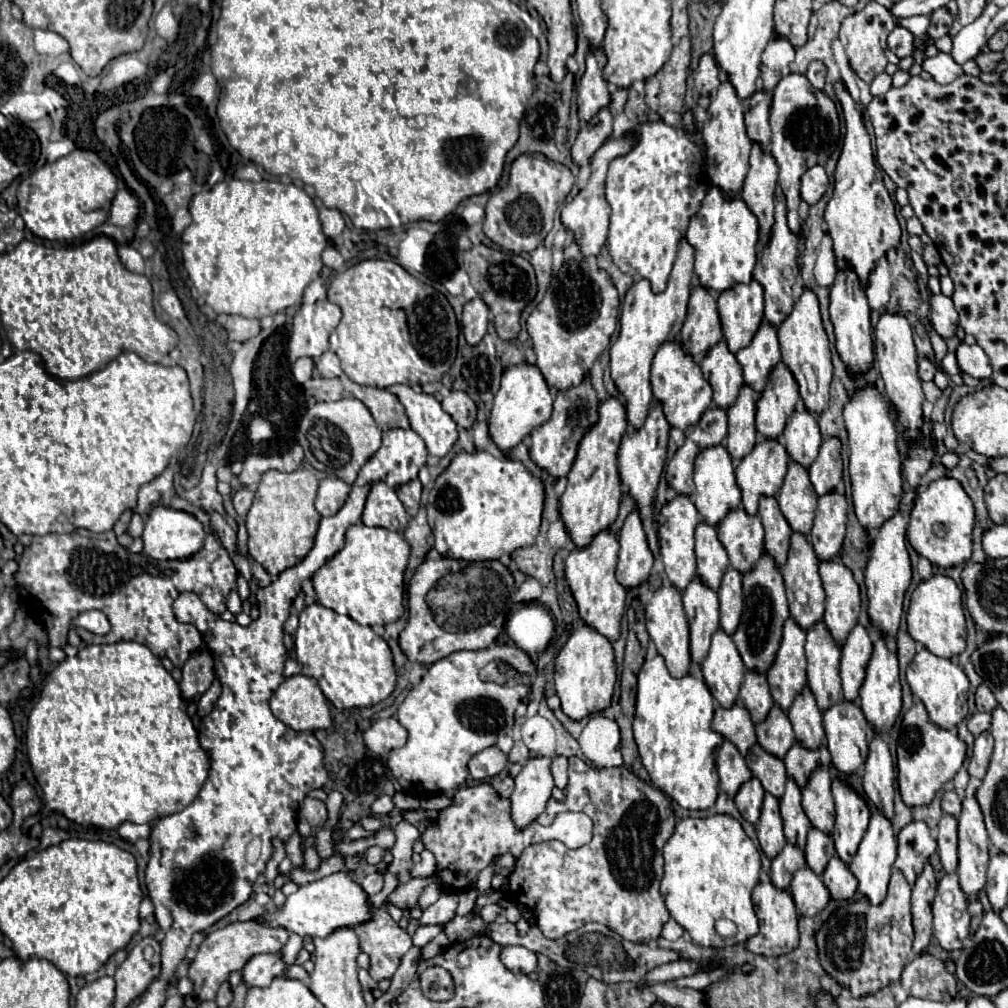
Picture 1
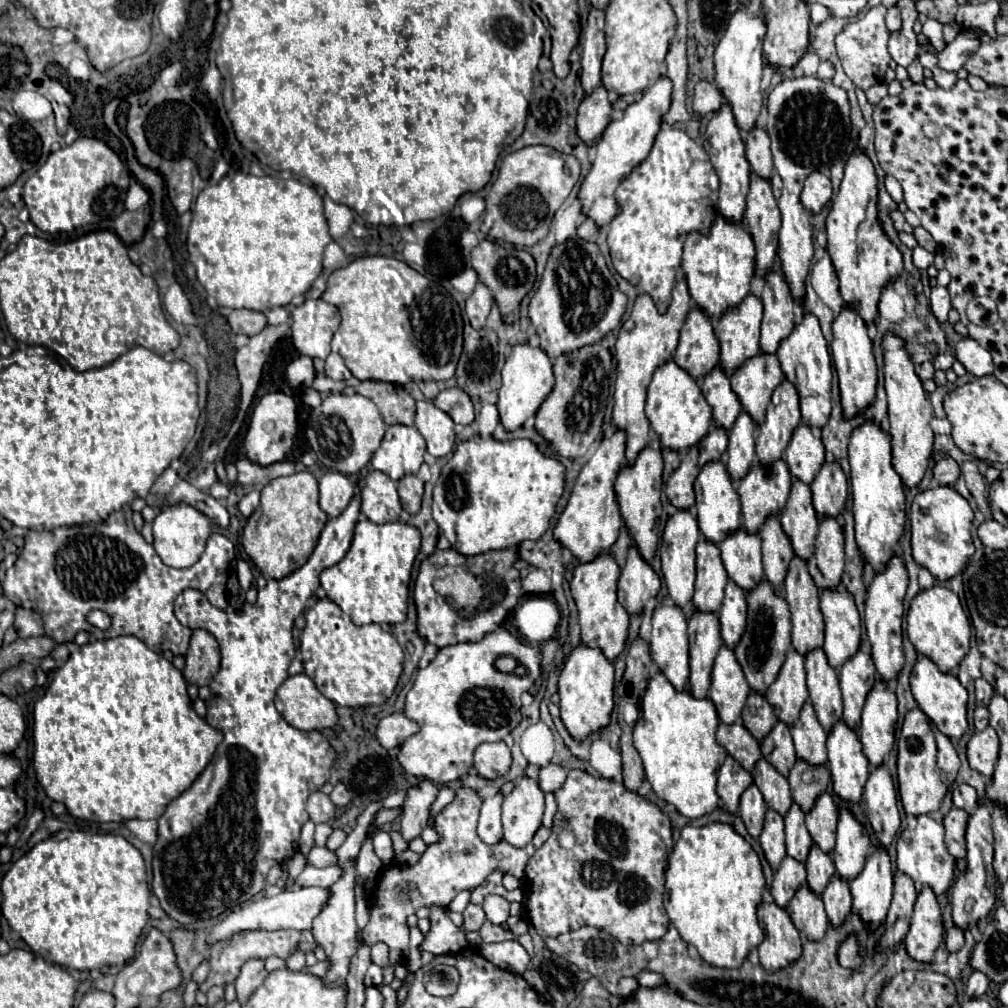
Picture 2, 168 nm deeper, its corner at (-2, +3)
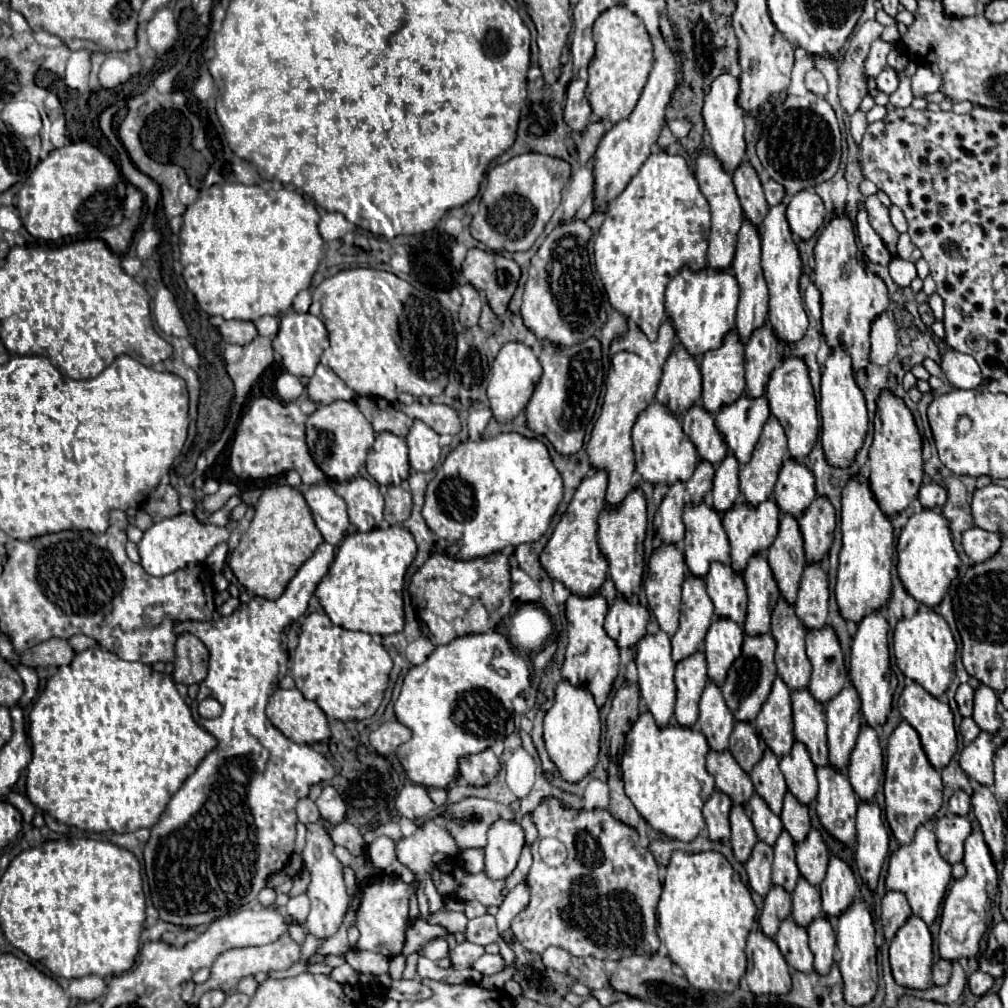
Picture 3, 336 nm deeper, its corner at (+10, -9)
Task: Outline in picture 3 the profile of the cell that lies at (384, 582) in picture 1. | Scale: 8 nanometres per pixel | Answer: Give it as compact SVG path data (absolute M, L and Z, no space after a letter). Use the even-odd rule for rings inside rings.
M394 525L388 529L372 529L368 533L360 533L360 531L352 533L336 549L336 557L328 573L318 583L316 597L320 599L320 605L324 607L326 615L338 627L344 627L350 631L364 631L370 635L400 633L404 629L404 601L402 601L404 575L410 563L414 561L414 557L416 557L416 543L412 533L406 527Z

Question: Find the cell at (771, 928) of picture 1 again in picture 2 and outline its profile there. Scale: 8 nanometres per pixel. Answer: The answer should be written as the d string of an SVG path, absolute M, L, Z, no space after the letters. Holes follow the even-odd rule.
M772 903L758 905L758 921L762 925L764 941L758 945L760 963L766 971L776 971L796 961L802 953L802 939L792 917L784 907Z

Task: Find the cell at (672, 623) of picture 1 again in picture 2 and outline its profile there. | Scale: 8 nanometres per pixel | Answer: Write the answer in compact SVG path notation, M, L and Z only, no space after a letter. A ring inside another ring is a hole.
M660 603L652 613L650 655L676 689L688 685L688 631L678 605Z

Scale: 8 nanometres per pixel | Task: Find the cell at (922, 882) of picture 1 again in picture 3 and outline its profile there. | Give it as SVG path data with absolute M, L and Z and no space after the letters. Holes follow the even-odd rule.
M912 915L890 943L890 965L898 985L928 989L932 985L932 937L928 925Z

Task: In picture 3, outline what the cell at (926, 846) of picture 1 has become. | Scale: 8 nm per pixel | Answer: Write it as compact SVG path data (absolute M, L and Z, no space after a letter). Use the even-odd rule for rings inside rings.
M920 825L916 829L914 841L910 845L902 845L898 851L894 851L890 855L888 875L886 875L886 889L904 893L910 907L912 907L912 913L916 917L920 917L926 925L932 925L934 919L938 917L938 909L944 901L948 883L952 879L950 871L952 871L952 865L946 859L942 859L942 855L938 853L934 831L928 829L926 825Z

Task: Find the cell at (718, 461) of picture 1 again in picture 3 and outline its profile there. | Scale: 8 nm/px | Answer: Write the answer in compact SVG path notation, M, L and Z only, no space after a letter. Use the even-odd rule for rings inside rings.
M708 505L686 507L684 525L686 525L684 561L690 573L696 573L696 577L706 577L708 565L712 561L730 563L730 543L724 533L720 515L712 507Z

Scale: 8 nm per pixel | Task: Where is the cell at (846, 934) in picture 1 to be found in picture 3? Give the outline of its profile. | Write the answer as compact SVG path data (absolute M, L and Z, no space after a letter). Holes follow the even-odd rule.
M888 891L882 899L882 929L884 937L890 941L896 931L906 923L906 919L912 915L912 909L906 901L906 897L898 891Z

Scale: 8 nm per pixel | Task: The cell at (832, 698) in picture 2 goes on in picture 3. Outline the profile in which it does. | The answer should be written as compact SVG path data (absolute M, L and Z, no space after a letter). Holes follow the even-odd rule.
M806 689L792 693L792 723L794 739L806 745L812 763L816 767L828 765L826 717L822 705Z

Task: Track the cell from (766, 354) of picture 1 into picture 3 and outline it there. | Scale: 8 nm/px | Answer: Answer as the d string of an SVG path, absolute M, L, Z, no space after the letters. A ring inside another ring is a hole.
M742 395L736 403L722 407L714 417L716 425L720 425L720 433L724 433L724 441L728 441L728 451L740 465L746 465L762 433L764 421L770 417L766 397L746 399Z

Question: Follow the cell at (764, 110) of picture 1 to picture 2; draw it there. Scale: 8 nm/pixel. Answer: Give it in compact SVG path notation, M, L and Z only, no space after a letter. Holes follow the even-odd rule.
M754 127L746 135L746 159L754 173L760 177L772 175L772 153L770 153L770 137L764 129Z

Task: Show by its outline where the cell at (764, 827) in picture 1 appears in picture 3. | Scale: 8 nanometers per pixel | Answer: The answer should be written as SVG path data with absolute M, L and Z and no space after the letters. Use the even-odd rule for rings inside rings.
M758 841L754 845L754 851L746 863L746 873L748 873L750 887L758 895L766 897L768 891L772 889L772 879L770 879L770 875L772 875L772 847L770 845L766 845L762 841Z

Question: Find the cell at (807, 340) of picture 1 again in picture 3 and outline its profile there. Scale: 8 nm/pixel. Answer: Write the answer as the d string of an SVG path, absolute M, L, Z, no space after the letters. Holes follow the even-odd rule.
M798 357L784 359L782 367L770 375L770 381L766 385L766 399L768 399L770 415L776 417L784 427L790 457L796 457L796 461L804 461L812 451L812 445L818 441L818 429L820 429L816 399L814 399L806 363Z

